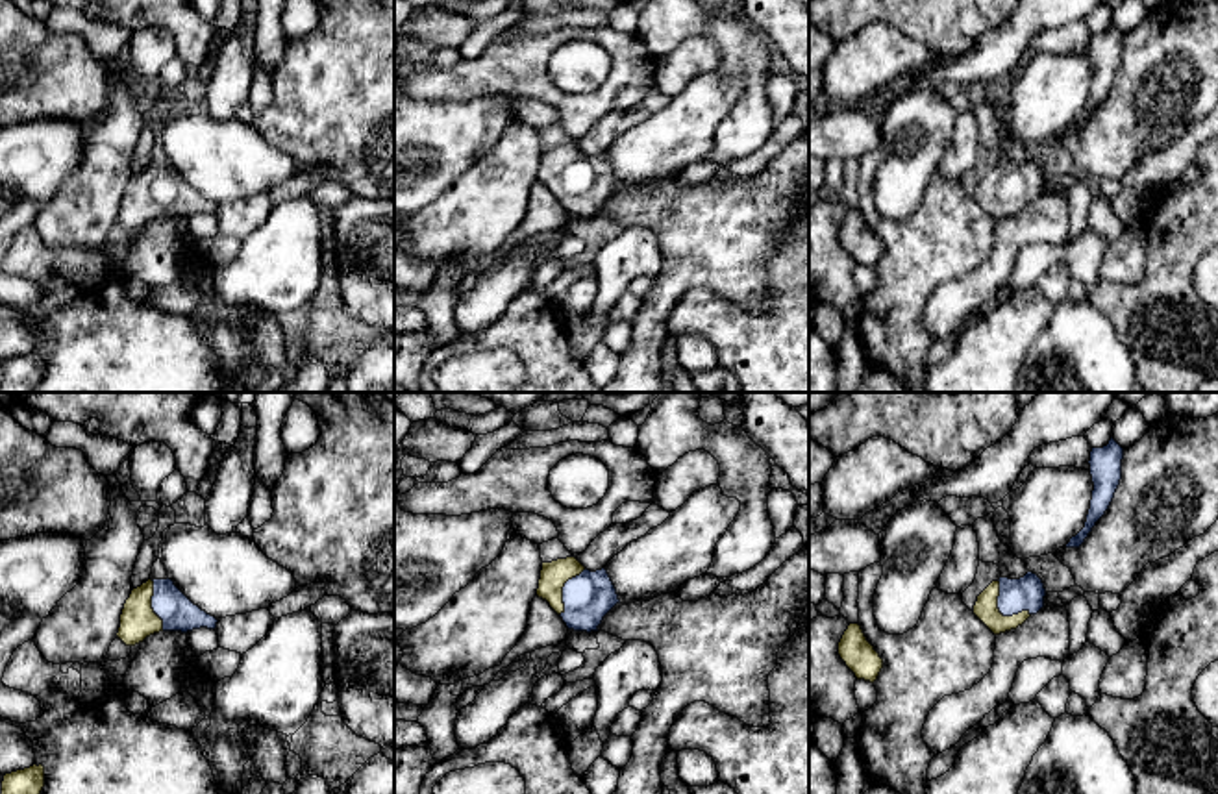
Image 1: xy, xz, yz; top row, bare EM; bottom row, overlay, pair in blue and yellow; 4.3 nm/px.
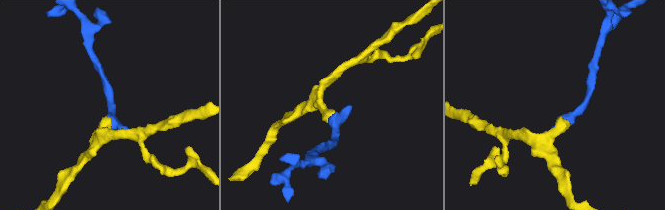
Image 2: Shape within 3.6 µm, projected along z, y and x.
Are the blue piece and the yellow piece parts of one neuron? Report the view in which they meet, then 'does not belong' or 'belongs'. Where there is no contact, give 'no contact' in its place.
meets blue in yz; belongs

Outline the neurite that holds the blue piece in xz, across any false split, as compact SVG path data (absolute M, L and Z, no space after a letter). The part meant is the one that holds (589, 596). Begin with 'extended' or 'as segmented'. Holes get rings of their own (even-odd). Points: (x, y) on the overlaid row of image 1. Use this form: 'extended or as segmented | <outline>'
extended | M576 557L542 563L537 596L550 603L568 629L587 633L598 631L603 616L620 603L607 570L590 572Z

